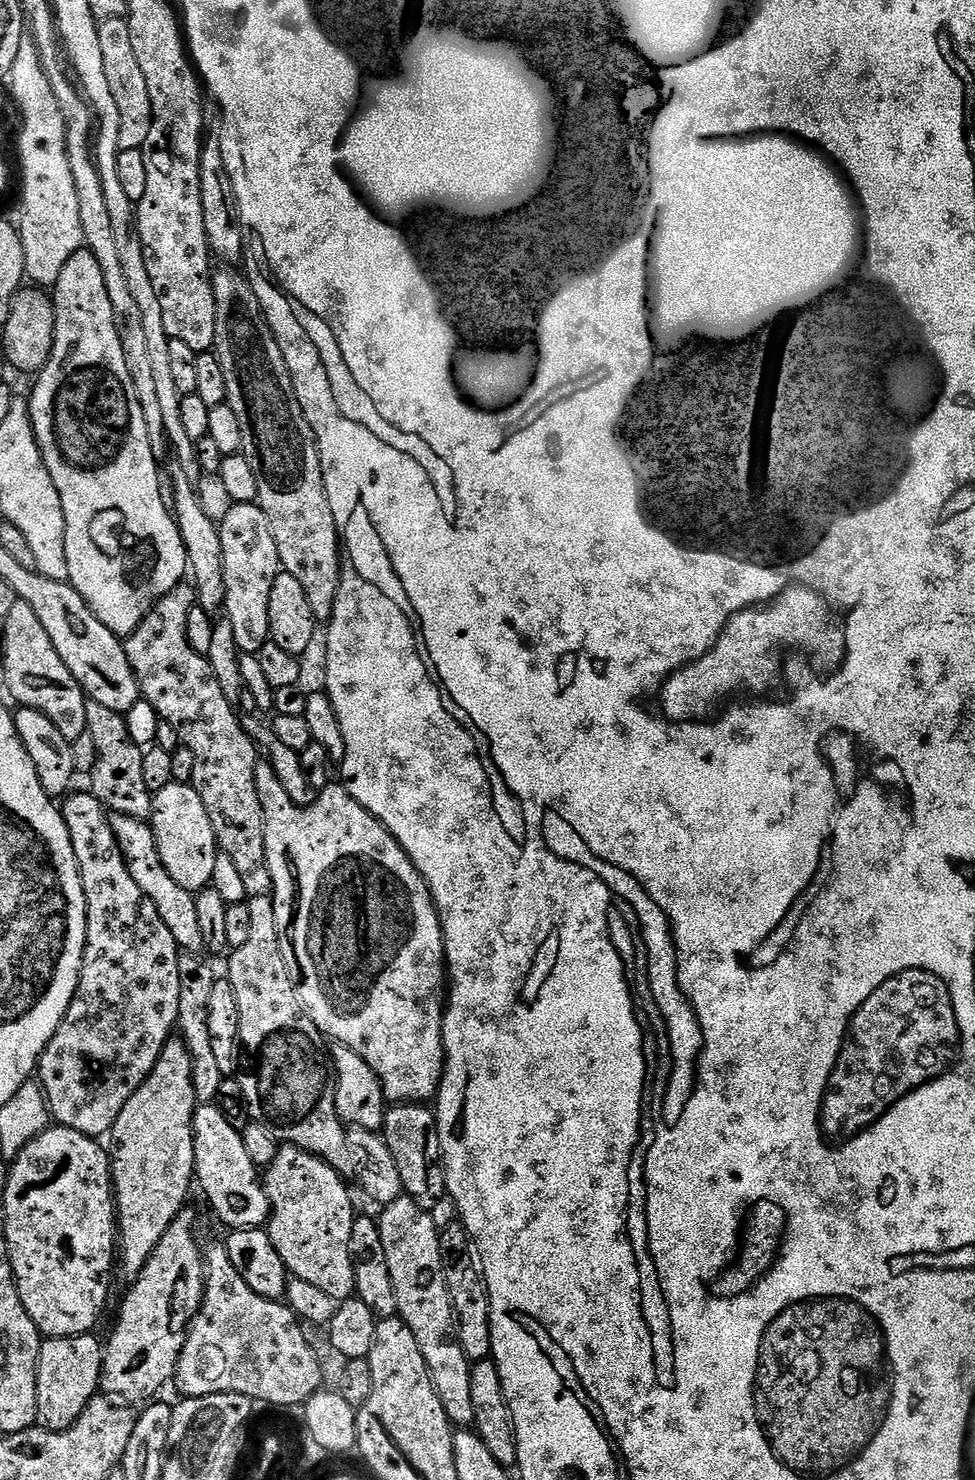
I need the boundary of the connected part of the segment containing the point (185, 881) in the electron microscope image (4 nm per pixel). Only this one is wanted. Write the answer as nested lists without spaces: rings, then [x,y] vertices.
[[[167,784],[161,792],[152,797],[152,833],[158,846],[160,861],[170,870],[170,878],[178,882],[190,893],[201,892],[209,887],[214,874],[214,862],[218,855],[218,845],[210,814],[202,806],[202,798],[191,784]]]

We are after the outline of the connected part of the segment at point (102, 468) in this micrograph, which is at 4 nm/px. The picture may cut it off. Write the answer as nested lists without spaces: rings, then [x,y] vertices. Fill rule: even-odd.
[[[81,250],[73,254],[70,258],[70,262],[66,262],[66,266],[62,266],[62,278],[58,278],[54,289],[54,303],[56,305],[56,333],[54,334],[54,350],[50,354],[50,358],[46,362],[46,366],[43,370],[38,373],[35,377],[36,385],[32,388],[32,396],[28,400],[28,413],[32,419],[32,425],[34,426],[34,434],[38,438],[38,446],[42,450],[42,456],[46,462],[46,466],[50,468],[50,476],[54,478],[54,486],[58,486],[58,494],[62,498],[62,510],[66,514],[66,562],[68,563],[68,580],[70,581],[73,588],[78,590],[78,594],[82,594],[82,598],[90,606],[90,610],[93,614],[100,619],[104,625],[115,636],[126,638],[132,631],[134,631],[138,625],[142,622],[142,618],[146,618],[146,614],[151,608],[155,606],[160,599],[166,594],[170,594],[170,590],[174,590],[177,586],[182,583],[185,579],[186,573],[188,572],[188,559],[186,558],[186,546],[182,542],[182,534],[178,530],[176,525],[176,517],[170,511],[169,505],[166,503],[166,496],[164,500],[164,492],[160,489],[160,468],[158,465],[158,457],[154,454],[154,450],[150,446],[150,438],[146,434],[146,418],[142,418],[142,406],[138,406],[138,394],[134,394],[134,382],[130,378],[130,370],[126,370],[126,354],[122,354],[122,342],[120,341],[120,335],[116,329],[116,319],[114,318],[114,306],[110,306],[110,294],[108,293],[106,286],[106,278],[102,274],[102,266],[98,264],[98,258],[94,258],[94,254],[87,250]],[[64,456],[72,464],[64,464],[61,468],[58,468],[56,464],[60,464],[64,460]]]

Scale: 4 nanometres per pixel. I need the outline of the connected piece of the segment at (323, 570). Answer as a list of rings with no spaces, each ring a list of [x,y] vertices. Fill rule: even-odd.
[[[220,266],[212,274],[216,303],[215,351],[220,357],[220,365],[226,374],[229,389],[240,388],[244,408],[248,411],[246,424],[250,429],[250,446],[252,442],[250,459],[258,478],[258,503],[266,518],[270,518],[270,530],[274,530],[274,542],[278,542],[281,569],[302,582],[302,590],[306,590],[306,598],[310,598],[310,610],[314,610],[317,621],[327,622],[332,618],[334,598],[342,587],[342,532],[326,494],[316,435],[302,410],[292,375],[286,366],[286,358],[270,330],[268,319],[258,302],[258,294],[252,289],[252,280],[244,277],[240,270],[236,266]]]

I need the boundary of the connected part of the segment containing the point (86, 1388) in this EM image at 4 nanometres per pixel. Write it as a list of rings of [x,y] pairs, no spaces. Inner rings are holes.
[[[95,1335],[83,1336],[54,1336],[45,1339],[40,1345],[38,1354],[38,1414],[36,1422],[39,1427],[47,1428],[50,1432],[64,1432],[78,1418],[82,1418],[82,1410],[97,1399],[96,1392],[101,1391],[100,1371],[104,1368],[104,1348],[95,1340]]]

